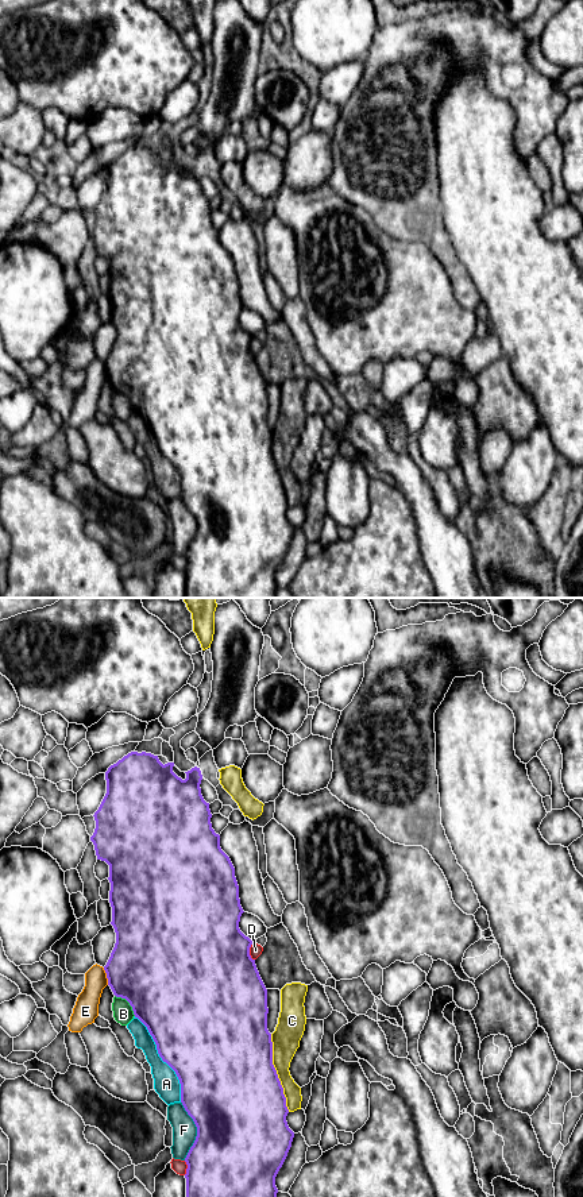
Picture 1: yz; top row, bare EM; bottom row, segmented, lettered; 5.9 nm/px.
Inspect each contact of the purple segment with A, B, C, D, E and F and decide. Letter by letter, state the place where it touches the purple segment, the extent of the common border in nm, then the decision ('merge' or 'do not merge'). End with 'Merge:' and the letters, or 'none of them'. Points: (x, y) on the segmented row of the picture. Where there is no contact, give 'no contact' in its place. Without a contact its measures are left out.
A: yz (161, 1057) | 600 nm | do not merge
B: yz (128, 1001) | 180 nm | do not merge
C: yz (275, 1073) | 480 nm | do not merge
D: yz (248, 952) | 110 nm | do not merge
E: yz (107, 976) | 110 nm | do not merge
F: yz (197, 1131) | 360 nm | do not merge
Merge: none of them

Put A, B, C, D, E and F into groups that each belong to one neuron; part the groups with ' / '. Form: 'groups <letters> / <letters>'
groups A / B / C / D / E / F

